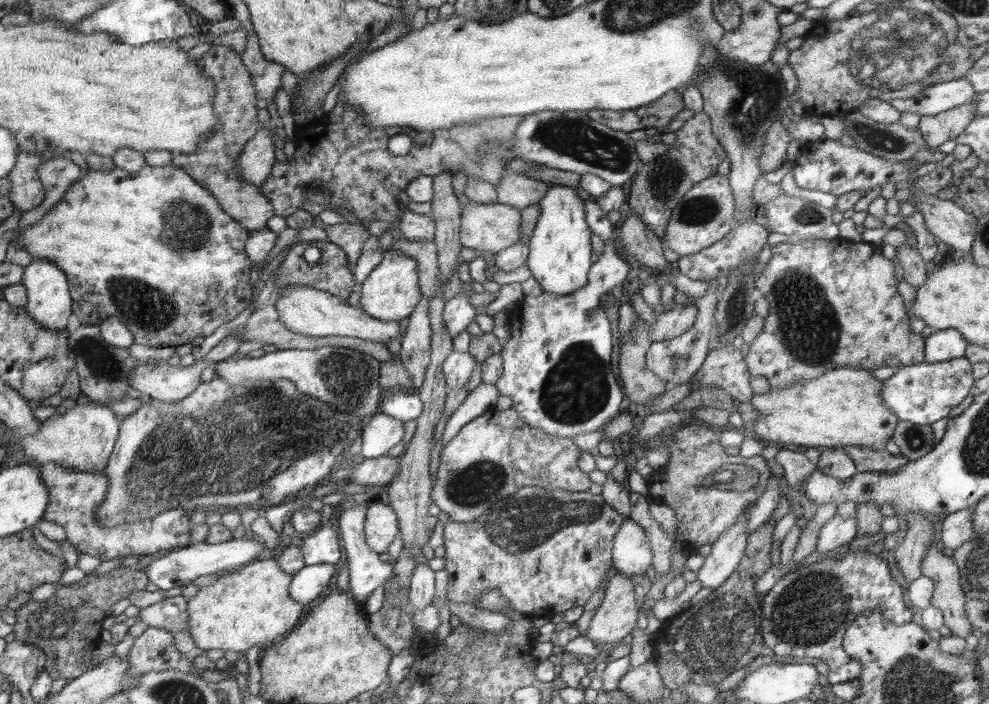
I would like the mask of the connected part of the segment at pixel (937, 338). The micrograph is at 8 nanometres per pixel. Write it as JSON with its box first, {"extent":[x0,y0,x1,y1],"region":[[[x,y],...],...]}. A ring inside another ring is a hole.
{"extent":[926,328,969,364],"region":[[[954,328],[933,330],[927,338],[926,363],[936,364],[948,360],[960,359],[965,356],[969,343]]]}

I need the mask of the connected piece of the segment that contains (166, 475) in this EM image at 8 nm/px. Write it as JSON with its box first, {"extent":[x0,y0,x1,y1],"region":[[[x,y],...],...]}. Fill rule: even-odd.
{"extent":[96,375,366,528],"region":[[[220,375],[205,383],[201,381],[201,385],[188,395],[188,398],[182,399],[176,403],[168,403],[158,399],[150,399],[145,402],[138,411],[128,415],[124,420],[120,421],[119,438],[115,444],[115,450],[112,451],[110,462],[104,468],[104,473],[108,475],[108,491],[103,504],[96,508],[96,517],[100,521],[100,525],[112,528],[116,525],[124,523],[134,523],[155,518],[156,515],[178,507],[184,507],[186,511],[194,511],[197,509],[229,509],[229,508],[255,508],[266,509],[267,507],[282,504],[286,502],[286,498],[290,494],[296,494],[300,490],[305,490],[306,486],[314,486],[318,484],[322,478],[328,476],[328,472],[334,468],[334,464],[338,462],[338,456],[342,456],[342,452],[346,450],[348,444],[352,444],[363,428],[366,426],[366,420],[360,416],[348,416],[342,412],[336,412],[330,404],[316,397],[305,395],[296,389],[294,381],[285,378],[278,378],[274,381],[240,381],[236,385],[228,383],[222,379]],[[268,468],[268,486],[264,480],[264,470]]]}

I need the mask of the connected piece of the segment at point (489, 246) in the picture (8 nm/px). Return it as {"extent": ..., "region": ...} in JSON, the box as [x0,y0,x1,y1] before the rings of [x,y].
{"extent":[459,201,522,254],"region":[[[469,201],[463,209],[462,232],[459,238],[465,248],[474,251],[490,251],[493,254],[522,241],[520,210],[506,204],[479,204]]]}

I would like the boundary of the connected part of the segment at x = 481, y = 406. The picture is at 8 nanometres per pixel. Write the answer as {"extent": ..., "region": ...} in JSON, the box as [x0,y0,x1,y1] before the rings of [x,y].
{"extent":[442,382,498,446],"region":[[[482,382],[470,391],[466,399],[456,407],[456,410],[448,418],[442,434],[442,446],[451,441],[468,422],[472,422],[474,418],[478,418],[488,409],[495,408],[498,396],[496,385],[490,383]]]}

